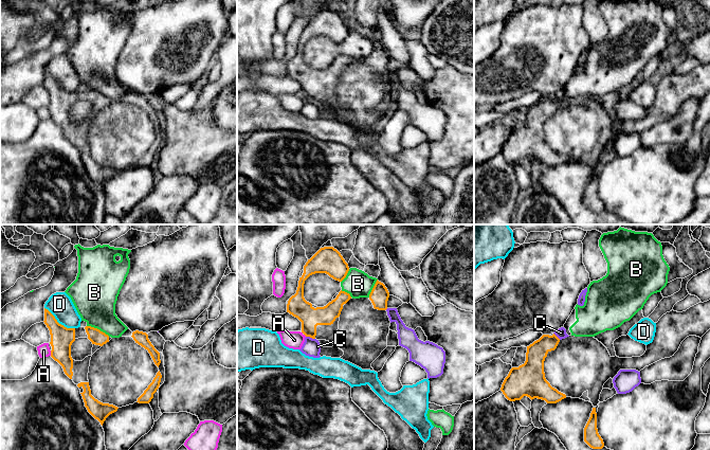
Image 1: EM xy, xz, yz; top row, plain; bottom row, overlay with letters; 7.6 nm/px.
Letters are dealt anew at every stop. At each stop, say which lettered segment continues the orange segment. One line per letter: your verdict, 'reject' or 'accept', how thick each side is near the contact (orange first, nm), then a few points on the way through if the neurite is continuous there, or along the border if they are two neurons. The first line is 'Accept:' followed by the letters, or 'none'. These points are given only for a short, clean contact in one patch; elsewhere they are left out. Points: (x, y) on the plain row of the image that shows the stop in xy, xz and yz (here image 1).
Accept: none
A: reject; calibres 180 and 100 nm
B: reject; calibres 110 and 320 nm
C: reject; calibres 160 and 140 nm
D: reject; calibres 180 and 190 nm

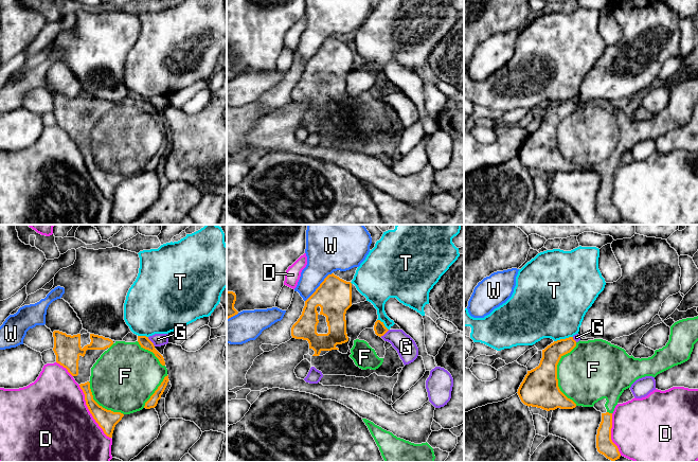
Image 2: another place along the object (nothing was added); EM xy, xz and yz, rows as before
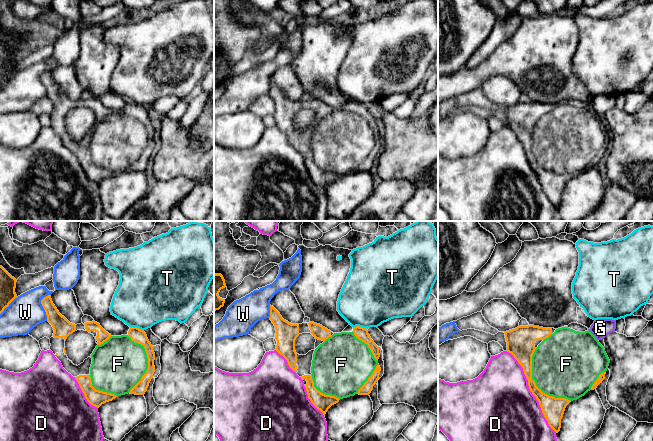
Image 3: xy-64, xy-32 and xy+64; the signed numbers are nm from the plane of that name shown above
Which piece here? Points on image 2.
Accept: F
D: reject; calibres 150 and 500 nm
F: accept; calibres 280 and 440 nm
G: reject; calibres 80 and 100 nm
T: reject; calibres 140 and 460 nm
W: reject; calibres 280 and 280 nm

